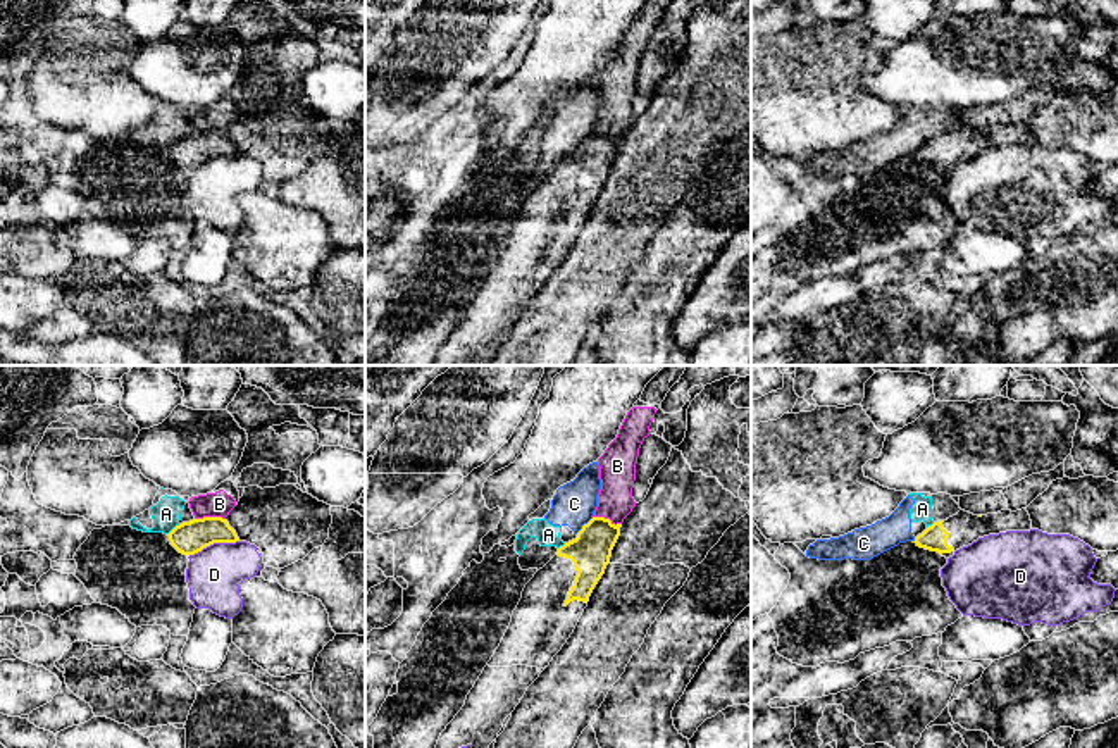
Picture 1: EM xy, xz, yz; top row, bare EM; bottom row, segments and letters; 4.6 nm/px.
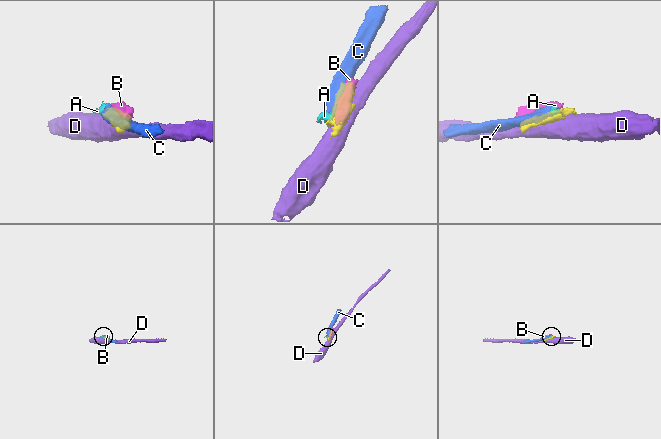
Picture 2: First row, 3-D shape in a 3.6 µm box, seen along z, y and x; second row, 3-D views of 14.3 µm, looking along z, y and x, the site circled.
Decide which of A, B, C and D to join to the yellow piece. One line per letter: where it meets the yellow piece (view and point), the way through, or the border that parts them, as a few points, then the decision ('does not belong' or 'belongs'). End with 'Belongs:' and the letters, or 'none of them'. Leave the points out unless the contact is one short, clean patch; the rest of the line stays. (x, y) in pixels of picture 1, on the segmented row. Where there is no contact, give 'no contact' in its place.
A: contact xy (173, 529); border xy (180, 524), (167, 535); does not belong
B: contact xy (209, 517); does not belong
C: contact xz (584, 524); does not belong
D: contact xy (212, 543); does not belong
Belongs: none of them

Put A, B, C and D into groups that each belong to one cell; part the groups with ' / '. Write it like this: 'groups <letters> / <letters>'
groups A C / B / D

